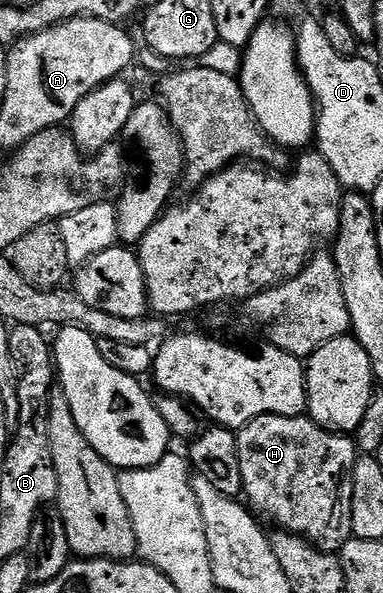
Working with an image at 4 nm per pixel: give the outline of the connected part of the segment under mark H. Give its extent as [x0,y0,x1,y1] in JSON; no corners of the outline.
[236,415,359,553]

